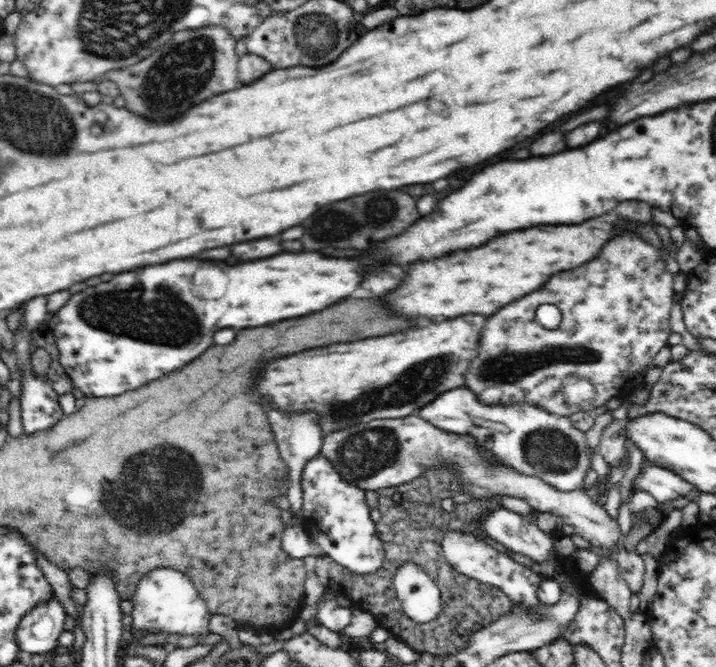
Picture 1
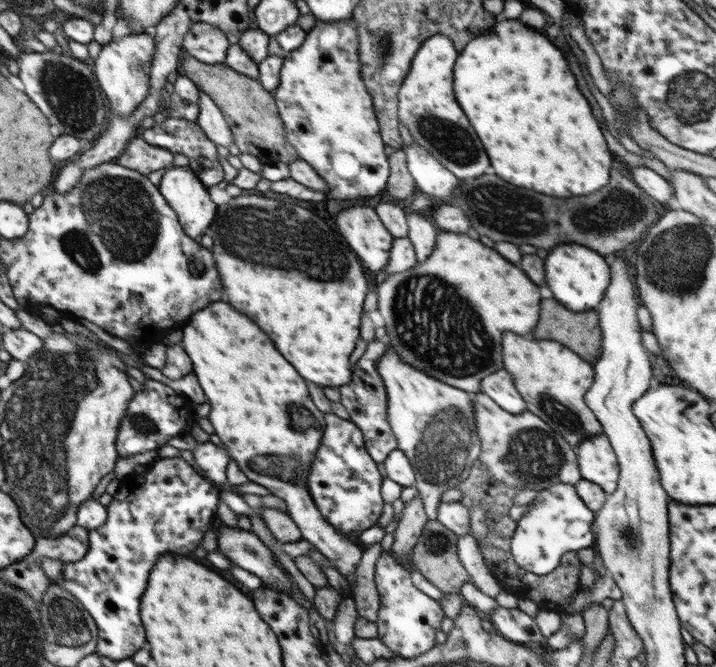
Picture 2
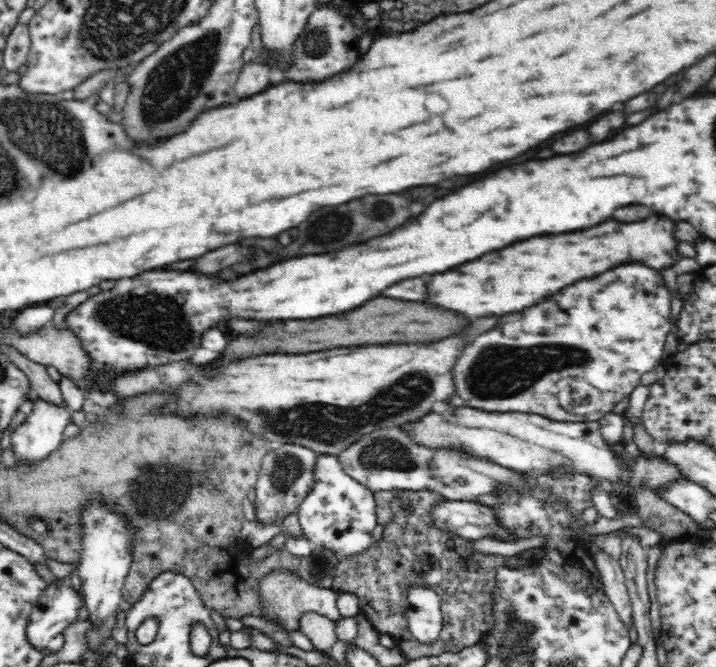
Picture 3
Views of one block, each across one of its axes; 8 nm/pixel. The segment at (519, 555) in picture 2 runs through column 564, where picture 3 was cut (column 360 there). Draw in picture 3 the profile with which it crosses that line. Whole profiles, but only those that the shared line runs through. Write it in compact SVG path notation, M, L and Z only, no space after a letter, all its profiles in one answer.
M320 455L314 468L313 492L300 504L298 518L303 534L316 547L322 546L338 558L347 559L366 552L372 542L376 523L376 502L373 493L360 482L348 476L340 466L338 457Z

